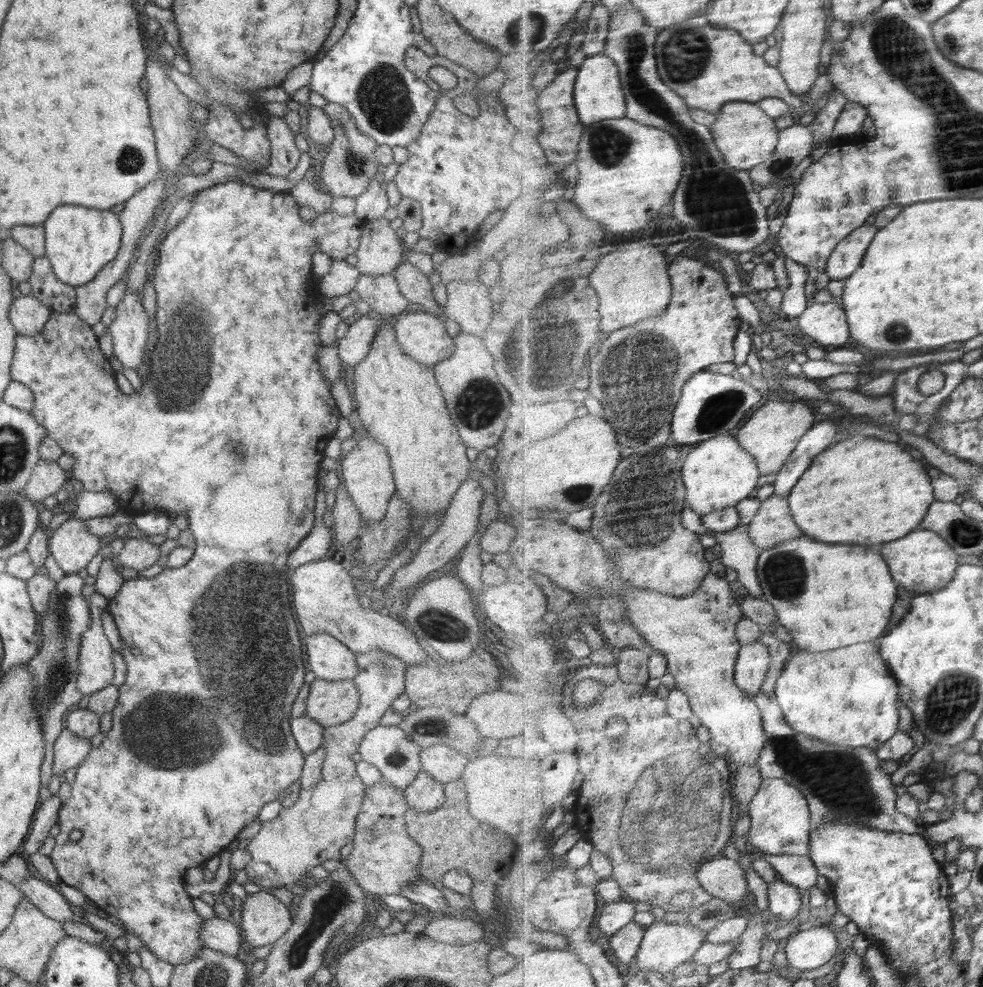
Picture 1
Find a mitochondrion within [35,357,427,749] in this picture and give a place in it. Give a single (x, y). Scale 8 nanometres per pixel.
(59, 673)

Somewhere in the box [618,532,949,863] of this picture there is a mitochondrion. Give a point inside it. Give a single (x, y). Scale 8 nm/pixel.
(842, 782)

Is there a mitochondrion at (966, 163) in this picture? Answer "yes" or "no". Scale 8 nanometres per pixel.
yes

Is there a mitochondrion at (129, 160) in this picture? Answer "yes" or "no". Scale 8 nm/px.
yes

